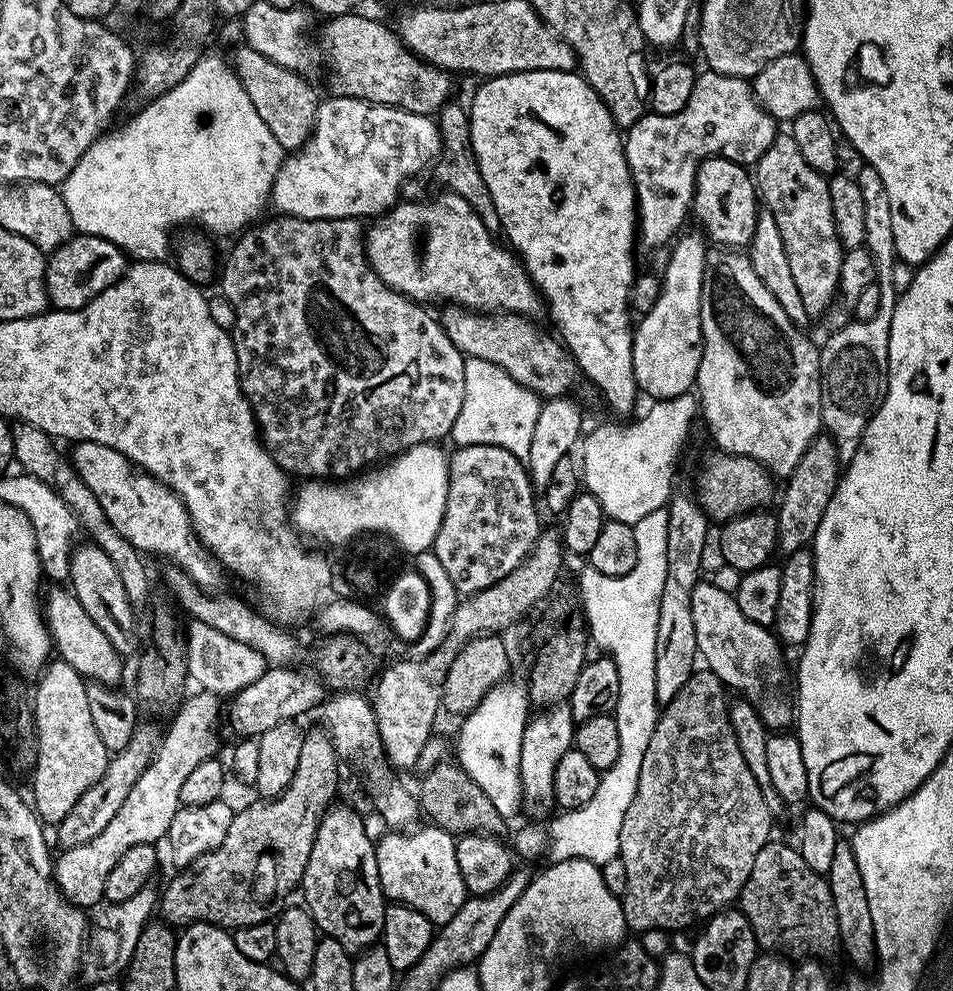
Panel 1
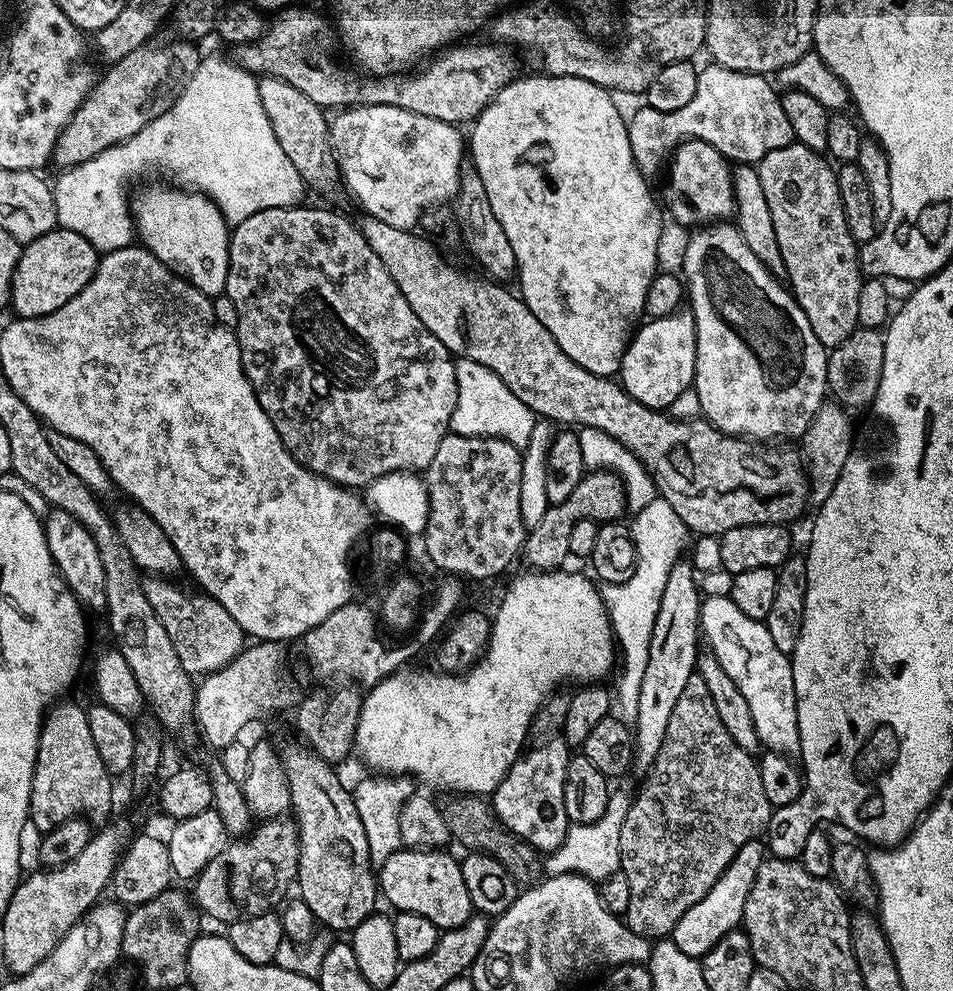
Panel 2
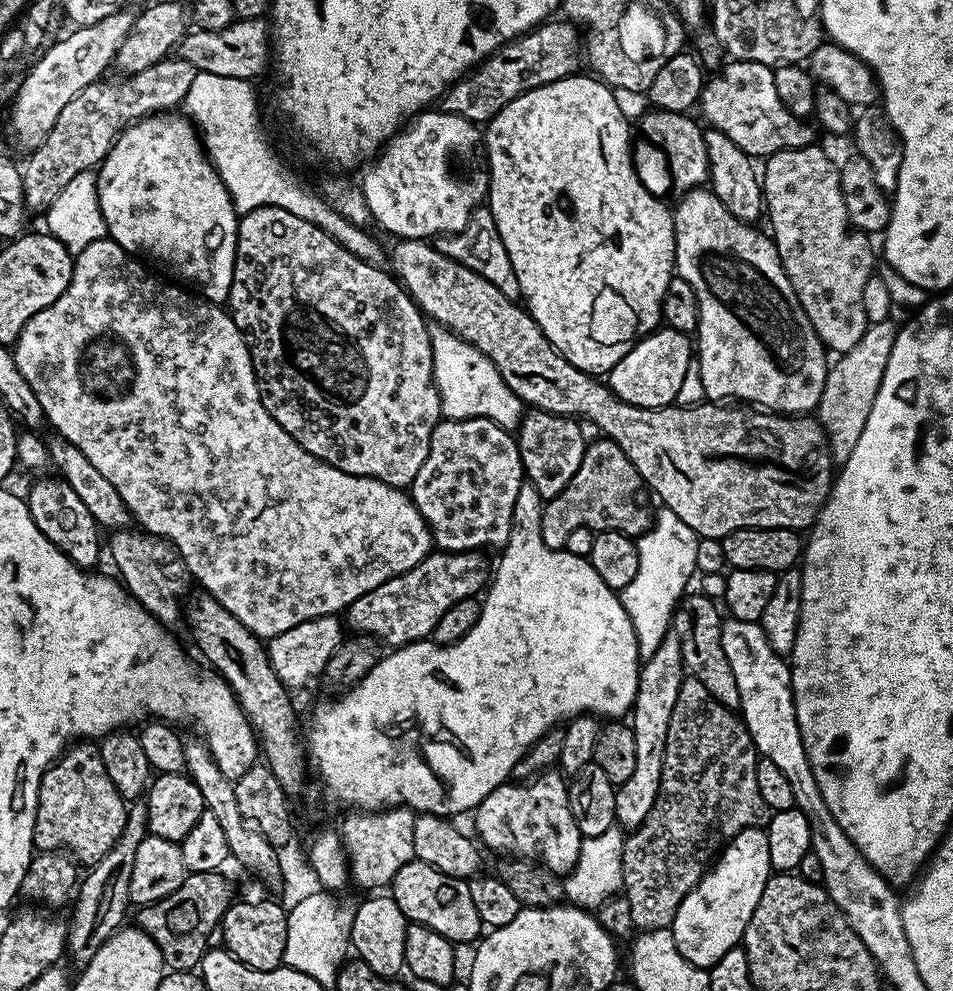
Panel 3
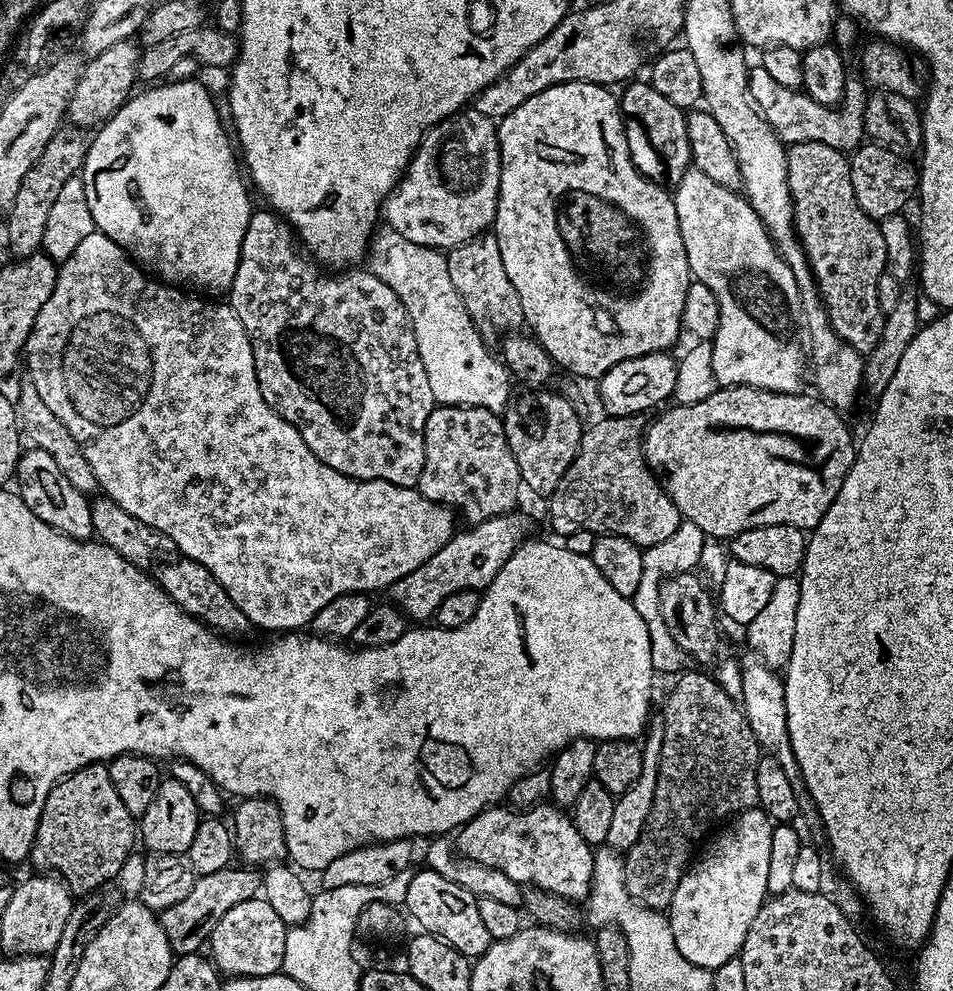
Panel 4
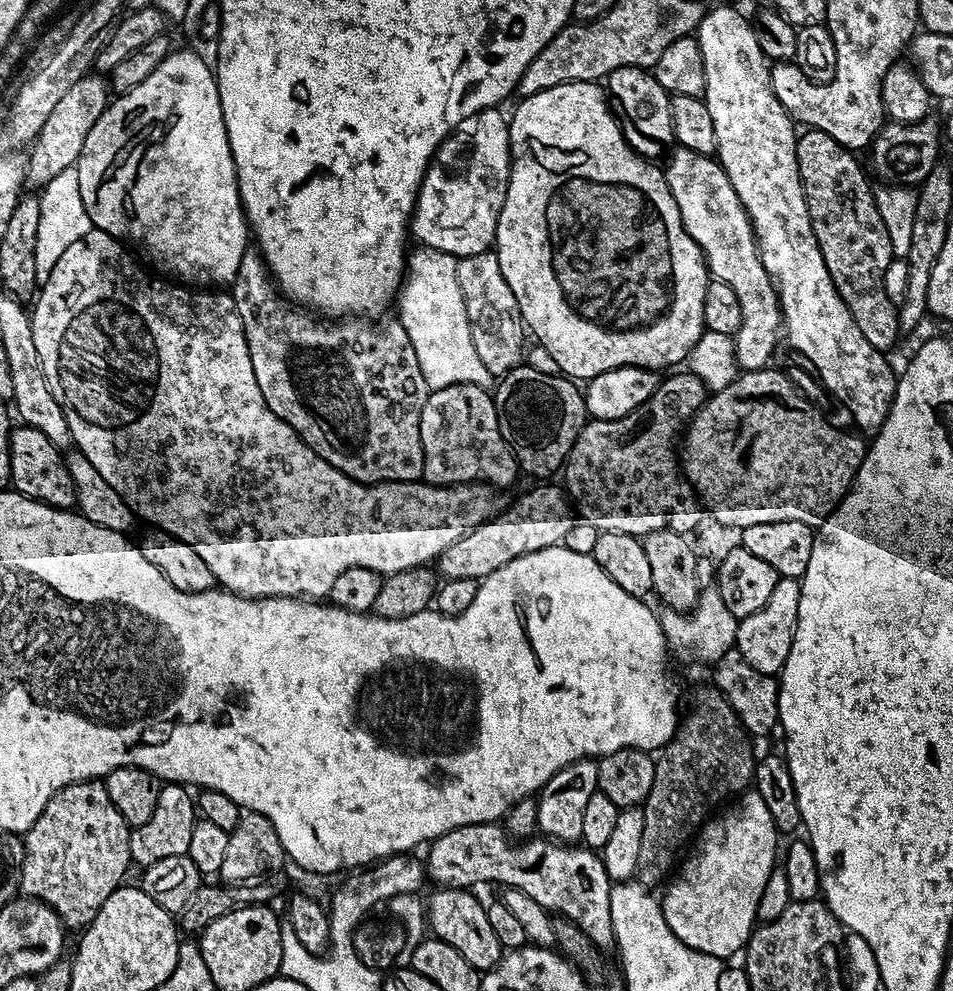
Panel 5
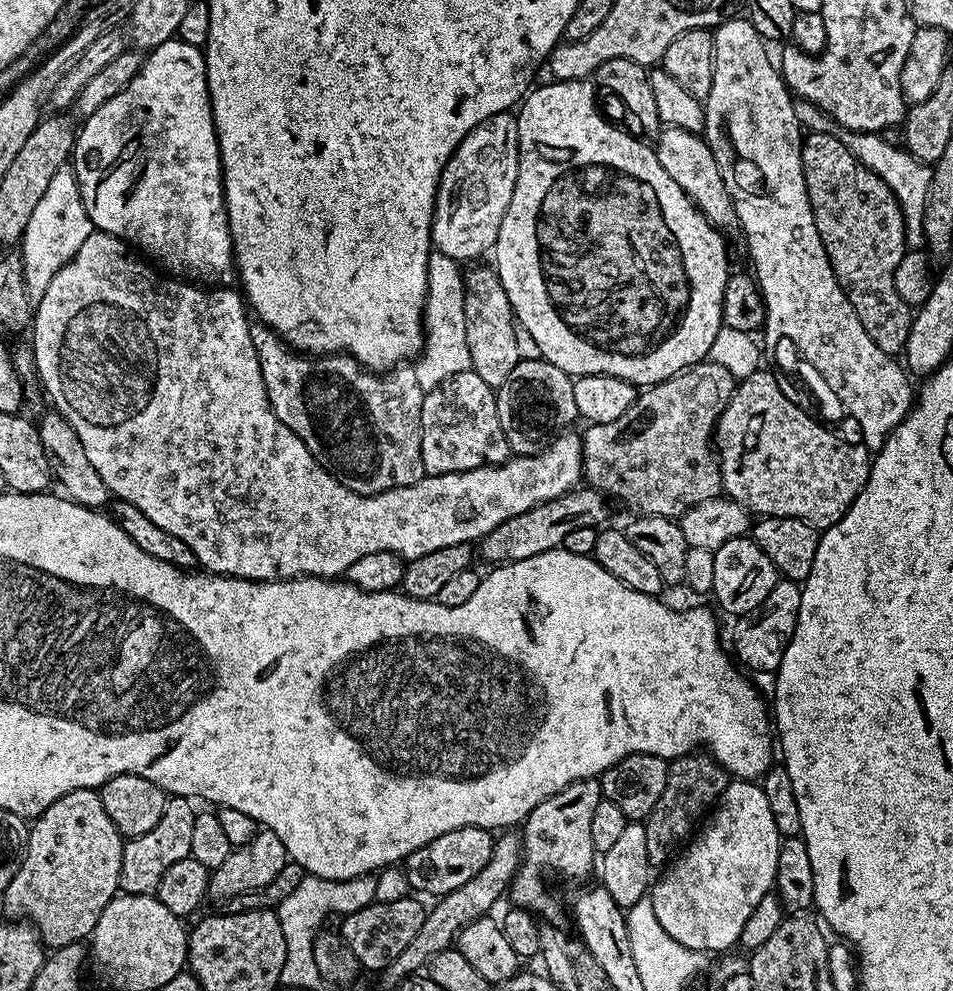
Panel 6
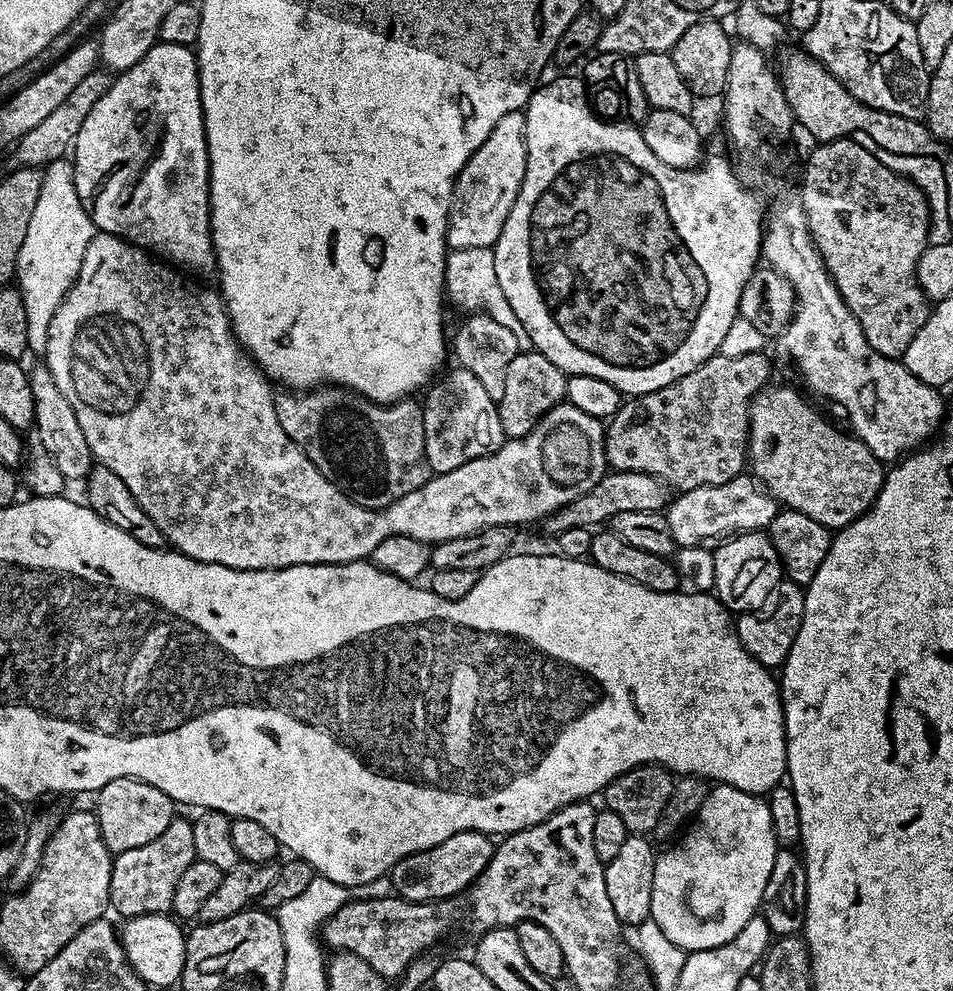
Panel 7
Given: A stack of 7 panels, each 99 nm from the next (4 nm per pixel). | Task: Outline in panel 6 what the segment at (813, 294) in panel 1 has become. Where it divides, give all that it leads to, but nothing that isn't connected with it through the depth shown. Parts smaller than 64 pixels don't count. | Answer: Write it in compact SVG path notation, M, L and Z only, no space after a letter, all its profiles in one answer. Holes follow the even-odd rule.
M812 132L808 136L807 133L800 145L800 157L822 246L826 246L830 266L848 293L858 314L858 322L866 326L866 334L874 338L883 352L903 353L914 312L895 289L895 271L908 244L904 211L896 201L896 195L886 182L879 180L854 158L854 154L850 154L839 135Z

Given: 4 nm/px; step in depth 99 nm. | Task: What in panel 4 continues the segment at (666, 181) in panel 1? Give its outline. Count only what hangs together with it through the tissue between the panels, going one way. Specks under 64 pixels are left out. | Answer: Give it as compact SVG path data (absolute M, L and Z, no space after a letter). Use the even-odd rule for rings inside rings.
M756 66L748 73L748 95L785 145L813 140L834 146L839 152L848 154L859 148L865 139L864 111L868 92L863 79L849 78L844 87L844 97L840 99L838 106L833 106L814 102L814 98L810 98L803 90L781 86L779 82L774 82L774 78L770 78L770 74L766 74L764 68Z

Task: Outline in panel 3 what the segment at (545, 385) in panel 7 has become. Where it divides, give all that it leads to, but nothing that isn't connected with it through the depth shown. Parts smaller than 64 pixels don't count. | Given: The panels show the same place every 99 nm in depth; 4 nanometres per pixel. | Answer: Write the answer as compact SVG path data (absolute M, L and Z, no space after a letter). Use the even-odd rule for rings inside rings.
M532 408L521 416L515 437L527 483L535 486L541 501L547 502L562 494L570 478L578 474L578 466L582 466L586 441L582 438L580 420Z

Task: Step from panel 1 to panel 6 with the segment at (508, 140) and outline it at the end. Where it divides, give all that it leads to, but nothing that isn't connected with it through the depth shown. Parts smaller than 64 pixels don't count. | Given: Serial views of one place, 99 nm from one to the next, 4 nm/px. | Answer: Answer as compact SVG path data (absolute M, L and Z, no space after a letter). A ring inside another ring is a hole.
M591 79L547 83L529 91L519 105L516 116L520 147L518 182L514 182L514 198L510 198L510 206L506 206L494 249L494 267L502 282L502 290L506 290L506 298L510 298L517 325L524 328L534 342L538 342L543 359L558 366L558 370L573 378L602 374L622 378L637 386L657 384L701 363L707 357L710 346L714 346L714 338L718 338L723 318L722 298L730 275L728 248L724 245L725 233L710 223L696 209L696 203L682 190L682 186L678 186L678 182L674 182L674 178L662 170L662 162L658 162L651 143L630 135L623 127L602 115L598 107L598 92Z

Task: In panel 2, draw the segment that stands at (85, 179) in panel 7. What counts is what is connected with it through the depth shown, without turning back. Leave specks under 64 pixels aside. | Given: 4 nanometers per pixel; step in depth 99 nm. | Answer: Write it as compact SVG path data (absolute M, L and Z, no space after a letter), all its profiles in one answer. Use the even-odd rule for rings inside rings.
M152 184L144 188L140 193L135 193L130 204L132 219L136 226L136 236L143 247L148 248L154 258L158 258L163 264L187 280L201 292L210 298L221 295L226 286L226 274L228 273L228 238L230 225L224 221L224 216L218 210L216 203L209 196L200 192L185 190L179 186L167 186L163 188L160 184Z

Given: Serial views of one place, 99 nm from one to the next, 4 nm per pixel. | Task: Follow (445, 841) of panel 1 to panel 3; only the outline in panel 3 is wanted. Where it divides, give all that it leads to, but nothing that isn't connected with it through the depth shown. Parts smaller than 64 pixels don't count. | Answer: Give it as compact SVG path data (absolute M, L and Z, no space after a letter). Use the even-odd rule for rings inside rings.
M413 859L394 875L390 895L394 902L398 902L398 910L402 910L409 922L438 930L438 934L451 940L453 945L471 945L481 935L482 925L478 918L478 909L470 899L467 879L450 877L424 861Z

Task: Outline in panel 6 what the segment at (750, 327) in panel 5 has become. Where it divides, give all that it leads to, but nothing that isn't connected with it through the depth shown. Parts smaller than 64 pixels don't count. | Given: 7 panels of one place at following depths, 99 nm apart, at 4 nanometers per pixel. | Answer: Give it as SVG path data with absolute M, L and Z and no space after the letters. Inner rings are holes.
M665 127L655 137L654 147L658 162L662 162L662 170L682 186L682 190L696 203L696 209L721 230L735 229L738 221L732 205L730 194L726 190L726 182L722 182L722 170L718 170L718 162L714 162L714 154L704 141L703 135L690 130L678 130Z

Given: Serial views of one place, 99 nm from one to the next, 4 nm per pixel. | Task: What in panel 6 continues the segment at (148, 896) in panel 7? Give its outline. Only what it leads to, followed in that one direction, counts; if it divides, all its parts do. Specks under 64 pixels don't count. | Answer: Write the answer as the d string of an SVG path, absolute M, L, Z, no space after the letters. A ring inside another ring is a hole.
M172 796L165 799L162 818L158 818L158 826L141 836L131 837L125 843L122 854L122 874L120 886L130 895L146 895L155 893L158 882L162 882L162 874L174 862L182 862L192 855L190 842L192 840L194 818L197 809L192 808L193 801L187 796Z

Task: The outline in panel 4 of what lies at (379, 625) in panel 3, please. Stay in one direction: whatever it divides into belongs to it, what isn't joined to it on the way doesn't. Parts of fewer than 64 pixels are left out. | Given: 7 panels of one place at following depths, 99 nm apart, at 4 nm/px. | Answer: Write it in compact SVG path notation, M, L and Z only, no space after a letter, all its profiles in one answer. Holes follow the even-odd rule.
M513 510L505 516L495 516L484 520L481 524L473 524L457 531L438 551L418 570L410 570L390 589L391 599L405 617L412 622L428 622L433 619L450 594L458 594L458 590L483 590L506 566L506 562L520 548L525 540L533 535L532 520L521 510Z

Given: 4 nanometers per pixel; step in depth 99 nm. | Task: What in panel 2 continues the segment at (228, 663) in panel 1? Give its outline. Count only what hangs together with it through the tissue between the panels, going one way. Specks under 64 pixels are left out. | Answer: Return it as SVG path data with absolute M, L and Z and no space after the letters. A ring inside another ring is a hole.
M148 578L144 581L146 598L150 598L150 606L154 606L154 614L158 614L158 622L166 626L166 634L170 634L170 642L174 642L174 650L178 650L178 658L182 666L193 677L200 678L205 674L217 672L224 668L231 660L235 659L246 647L246 633L226 614L224 607L213 600L207 594L192 597L190 593L183 592L171 579L168 578Z

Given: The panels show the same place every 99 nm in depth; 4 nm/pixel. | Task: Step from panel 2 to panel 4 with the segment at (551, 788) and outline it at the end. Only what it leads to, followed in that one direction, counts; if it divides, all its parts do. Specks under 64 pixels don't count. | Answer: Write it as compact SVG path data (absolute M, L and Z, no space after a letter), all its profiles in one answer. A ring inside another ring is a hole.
M551 802L536 804L532 808L517 810L507 806L489 806L473 820L461 824L454 836L454 847L461 857L472 859L482 866L500 870L521 886L550 890L567 900L587 901L594 874L594 848L588 844L574 826L571 815Z

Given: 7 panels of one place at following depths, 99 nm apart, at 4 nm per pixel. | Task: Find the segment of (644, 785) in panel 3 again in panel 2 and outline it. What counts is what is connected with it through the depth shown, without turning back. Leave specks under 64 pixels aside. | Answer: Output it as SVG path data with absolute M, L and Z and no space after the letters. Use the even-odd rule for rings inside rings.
M691 563L676 564L674 570L670 570L670 578L666 580L662 602L658 602L658 618L654 618L654 634L650 638L650 662L646 662L646 675L642 678L642 690L638 696L638 714L634 717L634 768L640 774L647 774L652 769L654 758L658 758L658 750L662 750L662 738L666 738L670 713L678 703L682 690L686 690L690 678L697 675L696 657L702 651L702 591L696 585L696 578L698 572Z

